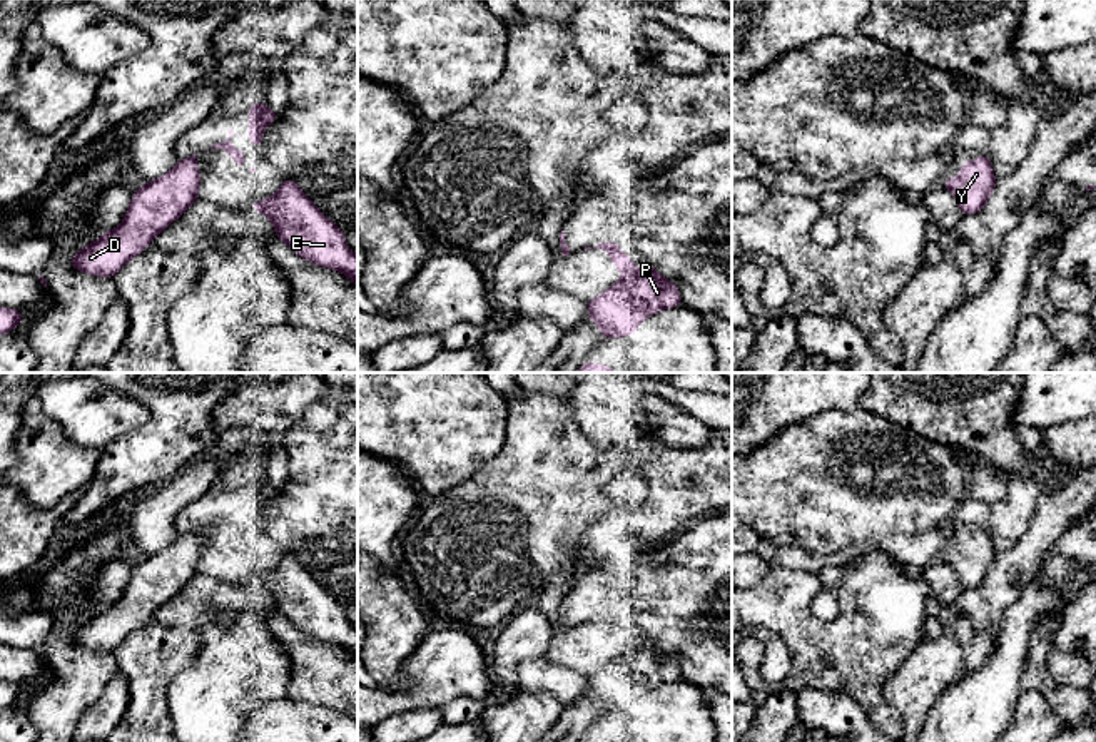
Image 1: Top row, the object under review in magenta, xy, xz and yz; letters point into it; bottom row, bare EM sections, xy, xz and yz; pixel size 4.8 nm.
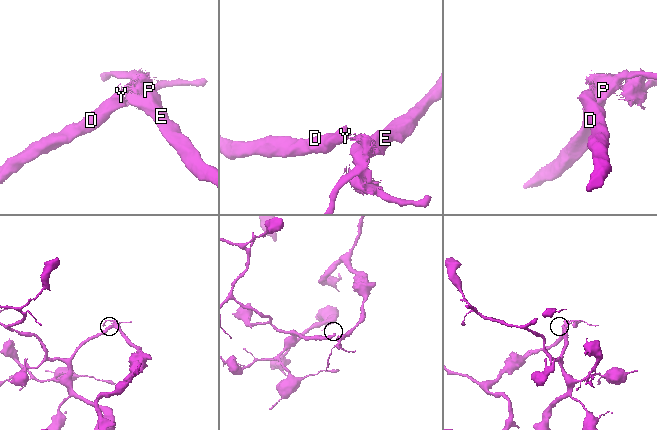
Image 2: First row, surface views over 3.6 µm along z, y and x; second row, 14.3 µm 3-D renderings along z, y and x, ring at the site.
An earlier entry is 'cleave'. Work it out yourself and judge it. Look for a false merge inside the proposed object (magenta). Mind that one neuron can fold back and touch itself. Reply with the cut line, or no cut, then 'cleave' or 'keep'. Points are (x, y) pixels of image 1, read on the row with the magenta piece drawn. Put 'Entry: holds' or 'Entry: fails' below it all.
cut in xz along (563, 251), (568, 253); cleave
Entry: holds

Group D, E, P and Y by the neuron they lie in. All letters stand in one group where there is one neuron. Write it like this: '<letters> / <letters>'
D Y / E P

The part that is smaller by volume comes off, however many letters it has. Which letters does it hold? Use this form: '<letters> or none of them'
E, P

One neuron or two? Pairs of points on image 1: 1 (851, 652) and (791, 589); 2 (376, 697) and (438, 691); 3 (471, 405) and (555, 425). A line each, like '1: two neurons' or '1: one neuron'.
1: one neuron
2: one neuron
3: two neurons

